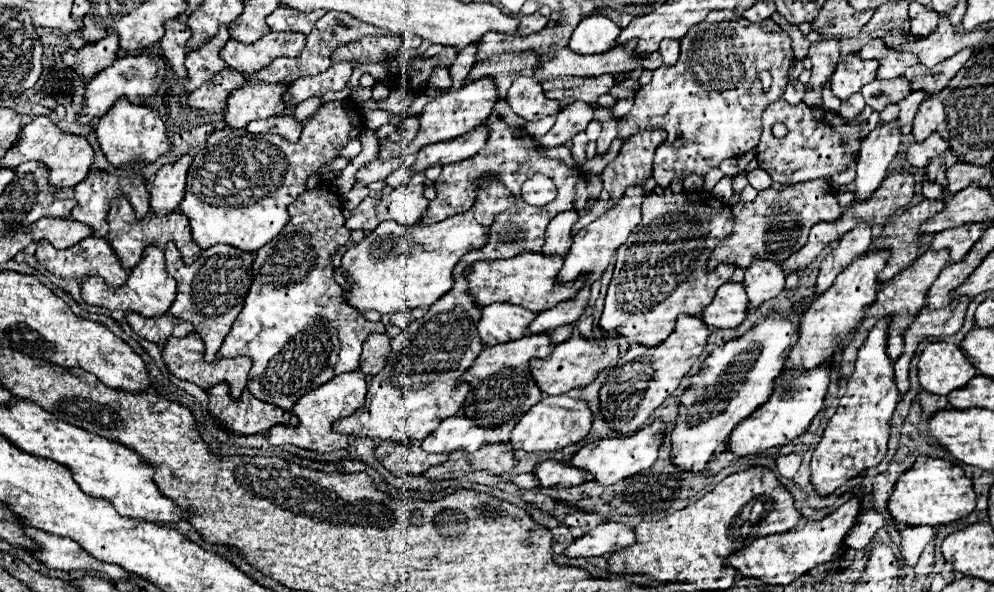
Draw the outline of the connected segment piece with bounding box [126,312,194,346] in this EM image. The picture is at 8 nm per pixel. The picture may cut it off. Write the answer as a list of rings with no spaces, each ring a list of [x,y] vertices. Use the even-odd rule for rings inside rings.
[[[128,312],[126,320],[136,334],[140,334],[142,338],[146,338],[150,342],[156,342],[158,346],[164,346],[168,336],[186,336],[186,334],[194,332],[192,324],[172,316],[170,312],[166,312],[164,316],[158,316],[158,318],[146,318],[146,316],[140,316],[138,312]]]

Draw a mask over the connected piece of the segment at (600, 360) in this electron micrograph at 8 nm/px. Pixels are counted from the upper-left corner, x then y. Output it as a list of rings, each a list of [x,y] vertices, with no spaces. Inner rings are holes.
[[[572,336],[566,342],[558,344],[548,358],[536,358],[536,360],[532,360],[530,362],[530,370],[532,370],[532,376],[536,378],[540,390],[544,394],[556,396],[556,394],[566,394],[572,388],[580,388],[580,386],[586,386],[586,384],[594,382],[596,376],[598,376],[598,372],[602,372],[614,360],[618,360],[616,338],[604,338],[604,342],[610,342],[610,344],[604,344],[604,346],[598,346],[596,342],[598,340],[594,340],[594,338]]]

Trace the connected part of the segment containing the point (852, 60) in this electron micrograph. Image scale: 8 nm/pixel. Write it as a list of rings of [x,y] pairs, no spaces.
[[[848,54],[848,58],[840,60],[830,82],[832,82],[832,92],[840,98],[846,100],[850,94],[858,92],[864,84],[876,78],[878,70],[878,60],[862,60],[860,54]]]

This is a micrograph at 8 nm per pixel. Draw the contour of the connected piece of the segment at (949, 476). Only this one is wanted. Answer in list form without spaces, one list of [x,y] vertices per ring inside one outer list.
[[[920,456],[914,466],[898,478],[892,496],[888,500],[888,512],[896,522],[908,524],[908,526],[940,526],[948,522],[956,522],[960,518],[966,518],[976,506],[974,498],[974,486],[972,480],[964,474],[964,470],[946,460]]]

